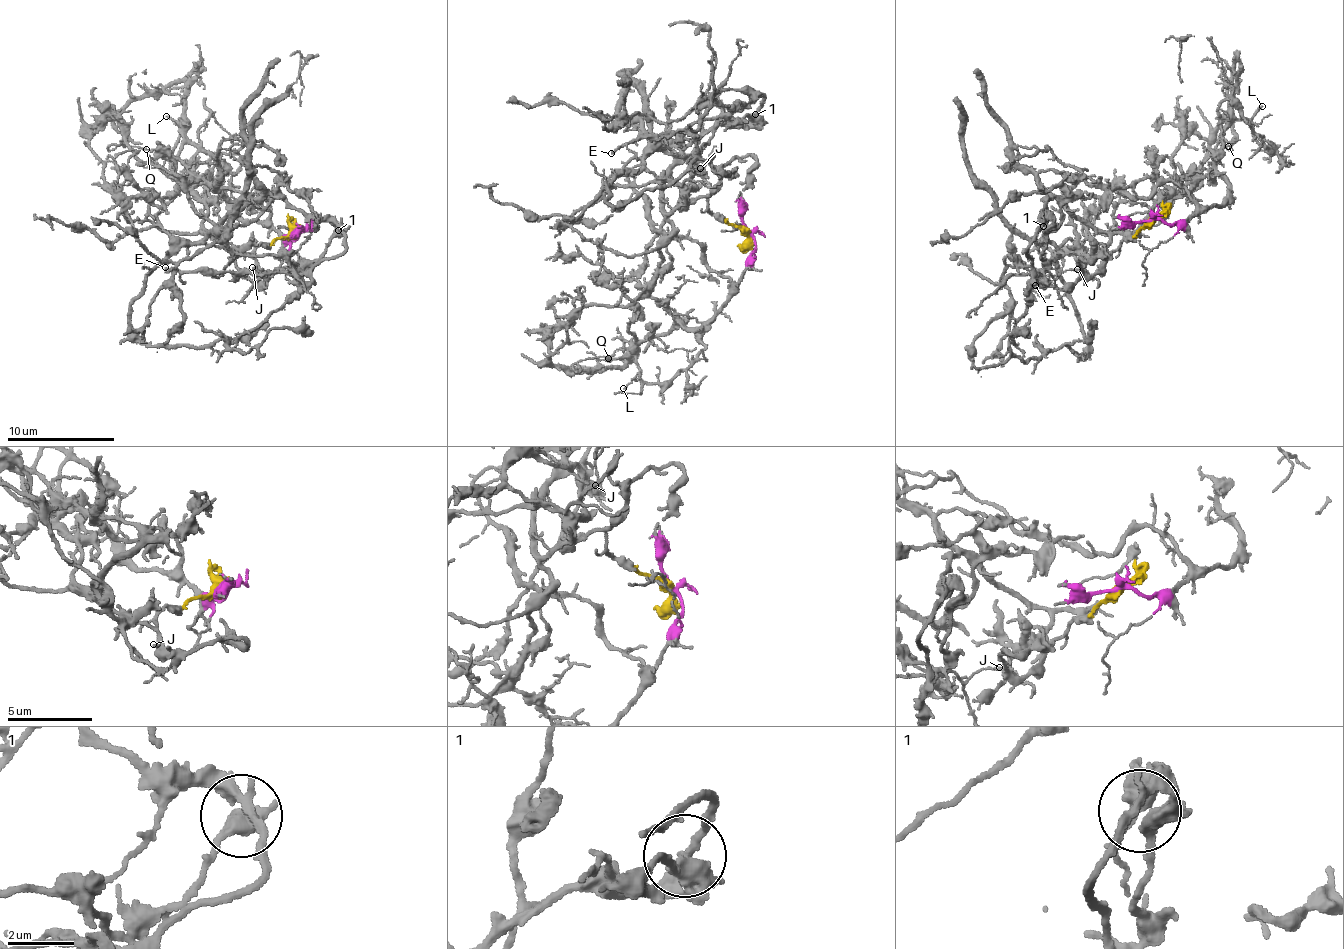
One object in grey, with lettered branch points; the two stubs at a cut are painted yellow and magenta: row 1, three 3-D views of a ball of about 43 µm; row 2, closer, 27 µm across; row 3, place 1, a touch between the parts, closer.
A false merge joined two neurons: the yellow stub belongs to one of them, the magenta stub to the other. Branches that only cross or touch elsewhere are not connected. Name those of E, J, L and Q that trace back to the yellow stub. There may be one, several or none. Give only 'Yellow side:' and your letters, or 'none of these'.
Yellow side: E, J

